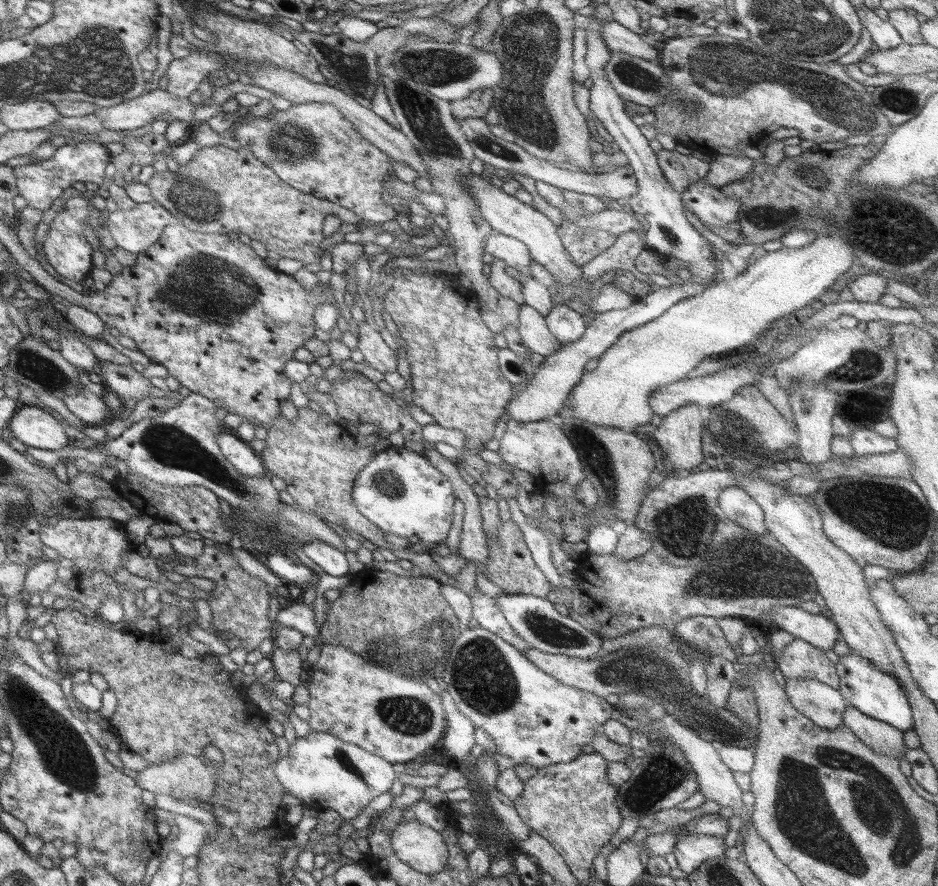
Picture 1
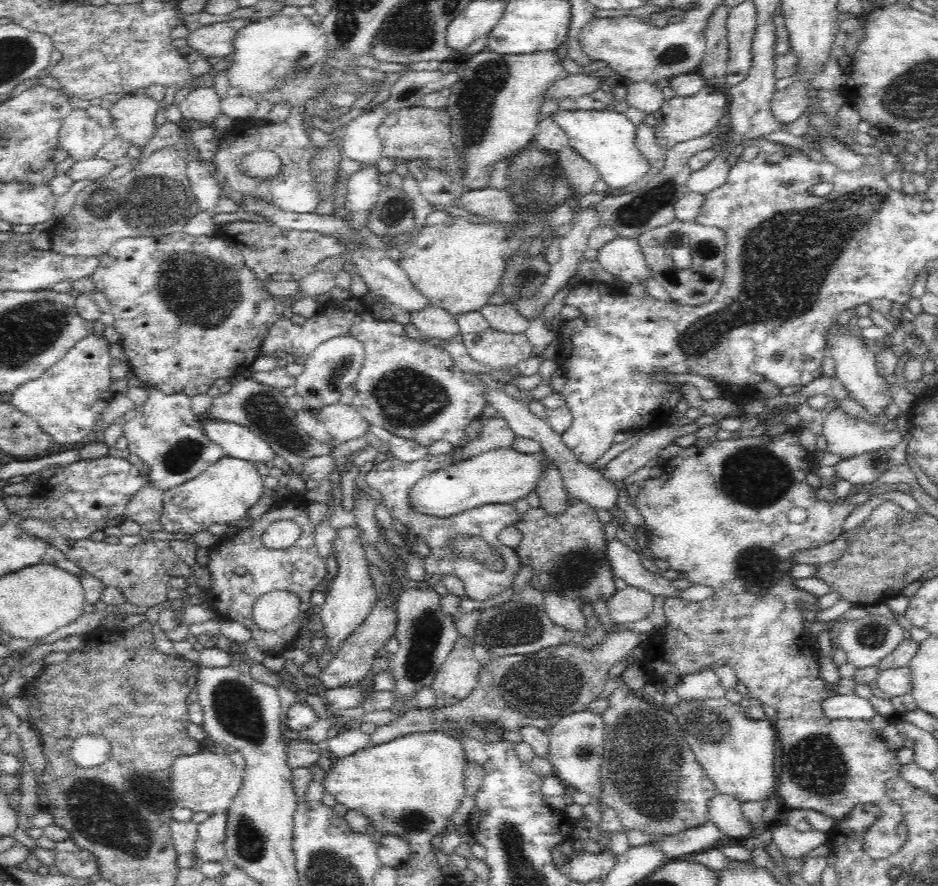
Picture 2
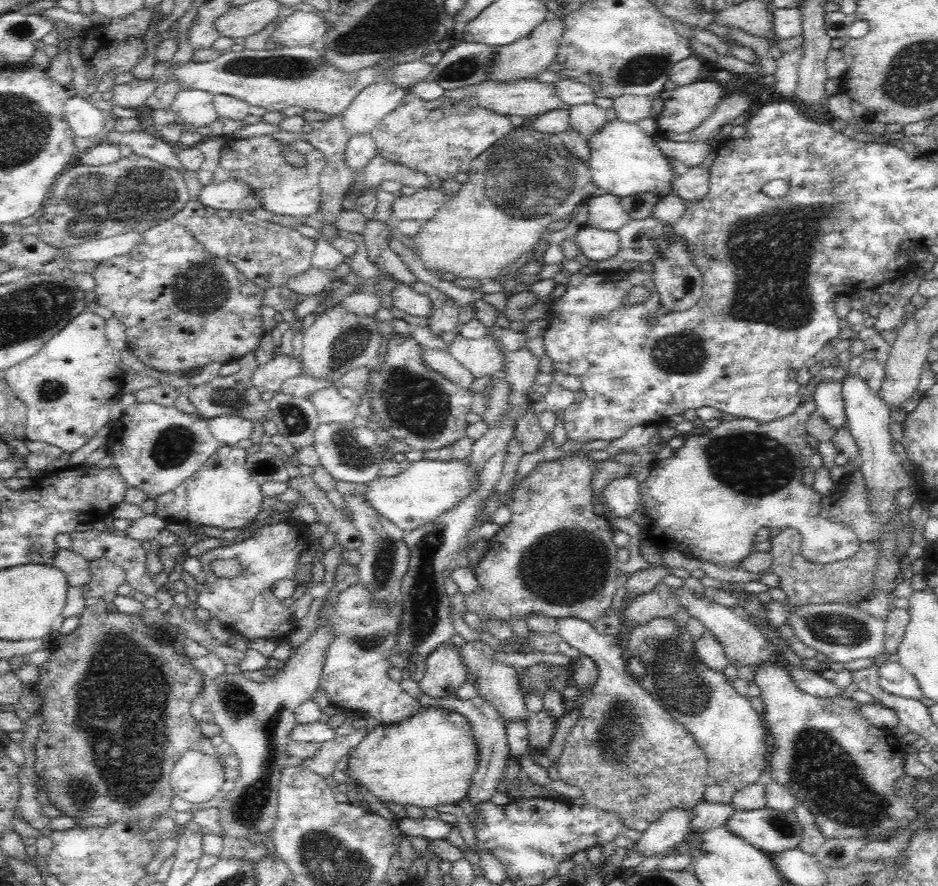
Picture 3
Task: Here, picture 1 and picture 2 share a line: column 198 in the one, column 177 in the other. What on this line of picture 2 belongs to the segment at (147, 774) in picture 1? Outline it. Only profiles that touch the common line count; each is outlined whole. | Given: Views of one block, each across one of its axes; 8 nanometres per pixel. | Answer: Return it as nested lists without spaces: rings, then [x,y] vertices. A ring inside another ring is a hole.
[[[202,750],[200,754],[182,754],[174,760],[172,766],[172,794],[176,804],[190,808],[196,812],[226,812],[226,808],[232,804],[236,792],[240,790],[244,780],[244,768],[236,766],[236,762],[230,760],[230,756],[218,756],[212,750]]]

